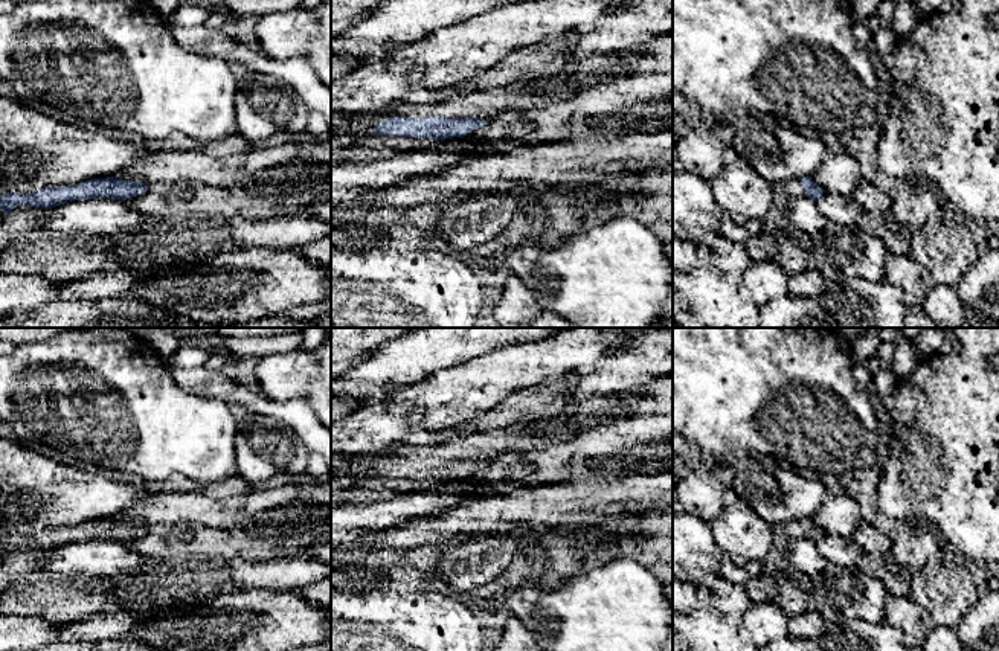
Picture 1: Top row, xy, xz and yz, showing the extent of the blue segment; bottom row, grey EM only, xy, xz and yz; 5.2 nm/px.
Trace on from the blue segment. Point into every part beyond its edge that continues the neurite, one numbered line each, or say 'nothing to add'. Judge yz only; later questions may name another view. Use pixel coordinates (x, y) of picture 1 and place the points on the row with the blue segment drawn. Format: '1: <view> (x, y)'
1: yz (793, 188)

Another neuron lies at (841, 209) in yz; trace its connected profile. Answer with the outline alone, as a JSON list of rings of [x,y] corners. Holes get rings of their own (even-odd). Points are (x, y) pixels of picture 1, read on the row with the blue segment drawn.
[[[824,192],[816,200],[816,206],[830,224],[853,226],[863,213],[862,206],[853,197],[839,192]]]

